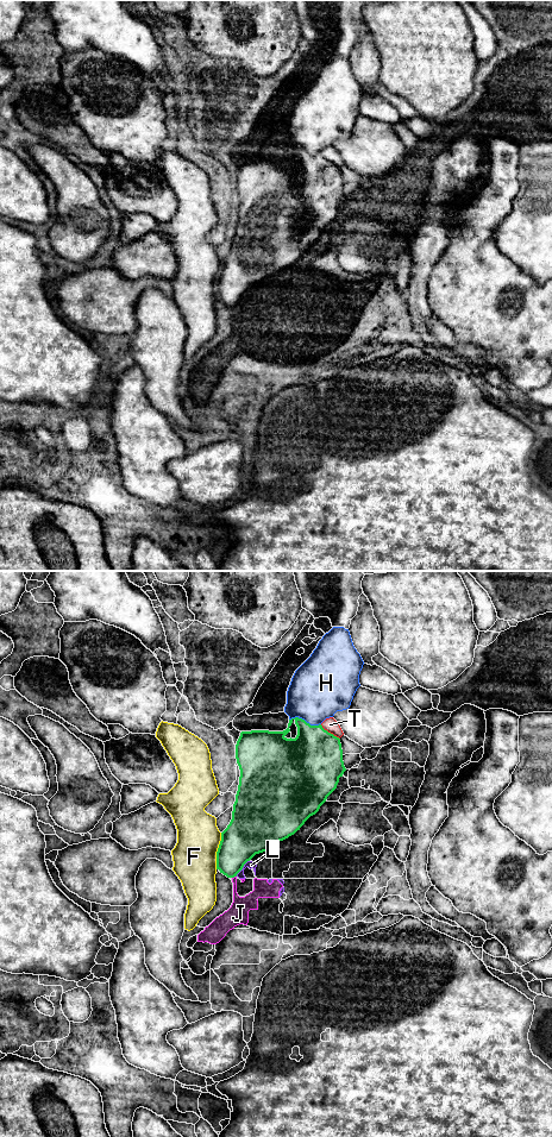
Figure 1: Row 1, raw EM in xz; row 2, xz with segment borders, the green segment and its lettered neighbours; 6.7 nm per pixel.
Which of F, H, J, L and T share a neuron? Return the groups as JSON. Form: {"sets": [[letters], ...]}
{"sets": [["F"], ["H"], ["J", "L"], ["T"]]}

